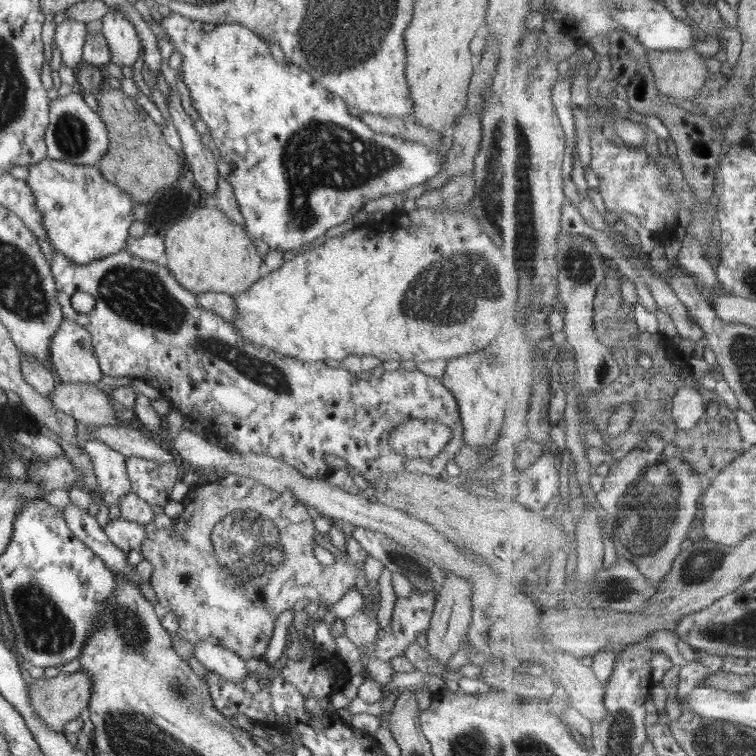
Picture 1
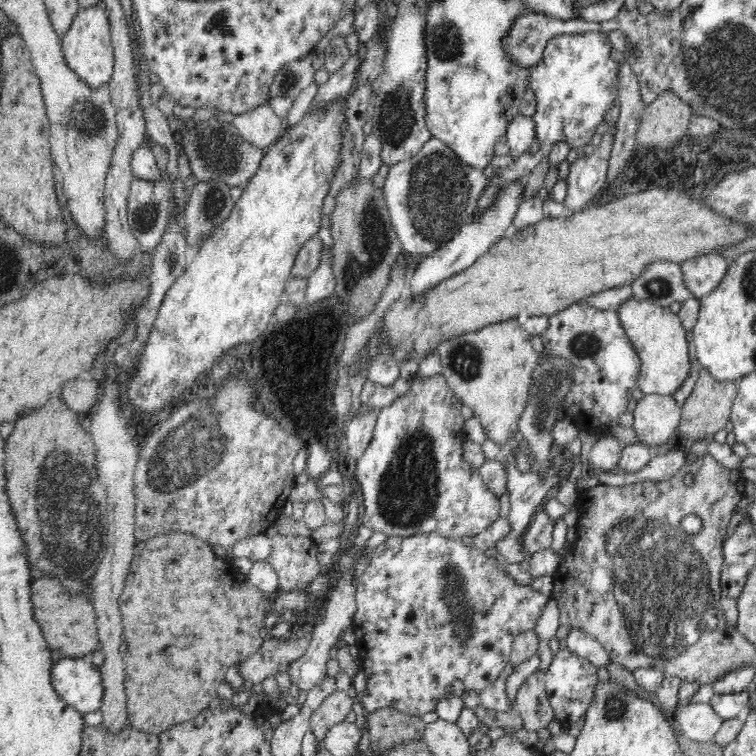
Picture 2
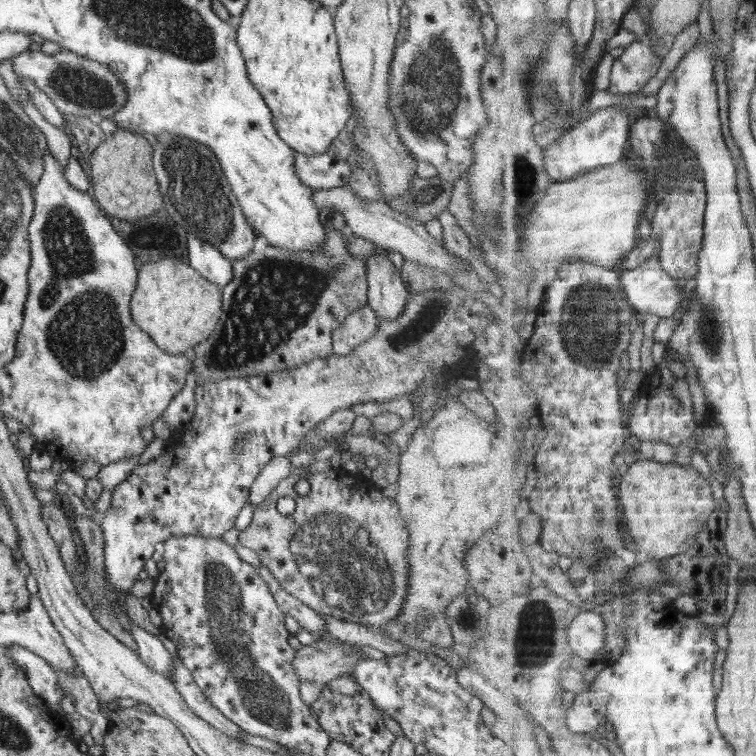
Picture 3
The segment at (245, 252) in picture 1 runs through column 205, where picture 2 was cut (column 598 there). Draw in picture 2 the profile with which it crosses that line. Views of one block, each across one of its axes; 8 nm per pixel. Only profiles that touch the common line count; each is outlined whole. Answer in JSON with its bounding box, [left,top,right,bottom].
[356,190,753,372]

